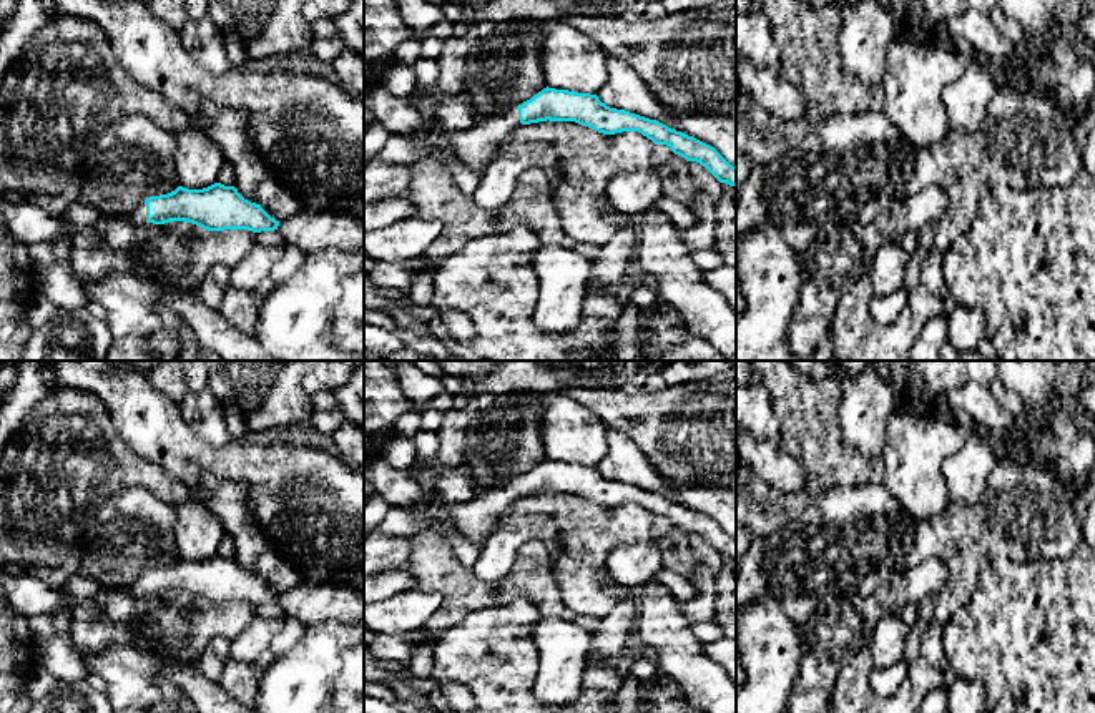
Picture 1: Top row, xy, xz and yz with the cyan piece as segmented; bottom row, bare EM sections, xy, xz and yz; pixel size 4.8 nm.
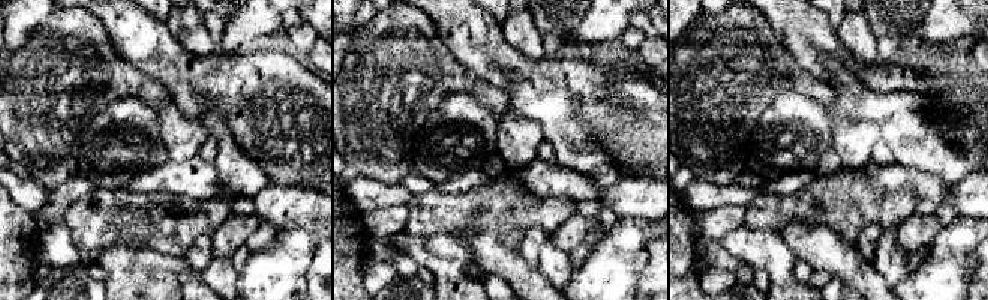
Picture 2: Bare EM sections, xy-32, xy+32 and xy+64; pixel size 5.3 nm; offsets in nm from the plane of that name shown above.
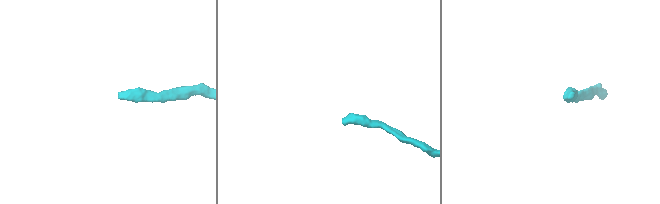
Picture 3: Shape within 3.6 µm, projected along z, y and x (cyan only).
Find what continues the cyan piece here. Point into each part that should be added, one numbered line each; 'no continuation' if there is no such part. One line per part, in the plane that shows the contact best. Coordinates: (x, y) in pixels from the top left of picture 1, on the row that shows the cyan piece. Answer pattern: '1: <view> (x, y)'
1: xy (138, 215)

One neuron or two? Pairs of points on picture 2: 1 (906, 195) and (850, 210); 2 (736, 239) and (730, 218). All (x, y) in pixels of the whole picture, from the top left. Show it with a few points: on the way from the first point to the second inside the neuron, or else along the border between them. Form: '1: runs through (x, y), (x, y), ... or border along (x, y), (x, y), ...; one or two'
1: runs through (892, 207), (864, 207); one
2: border along (742, 225), (718, 240); two

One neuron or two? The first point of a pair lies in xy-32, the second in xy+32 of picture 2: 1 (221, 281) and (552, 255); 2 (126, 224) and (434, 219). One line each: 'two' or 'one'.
1: one
2: one

